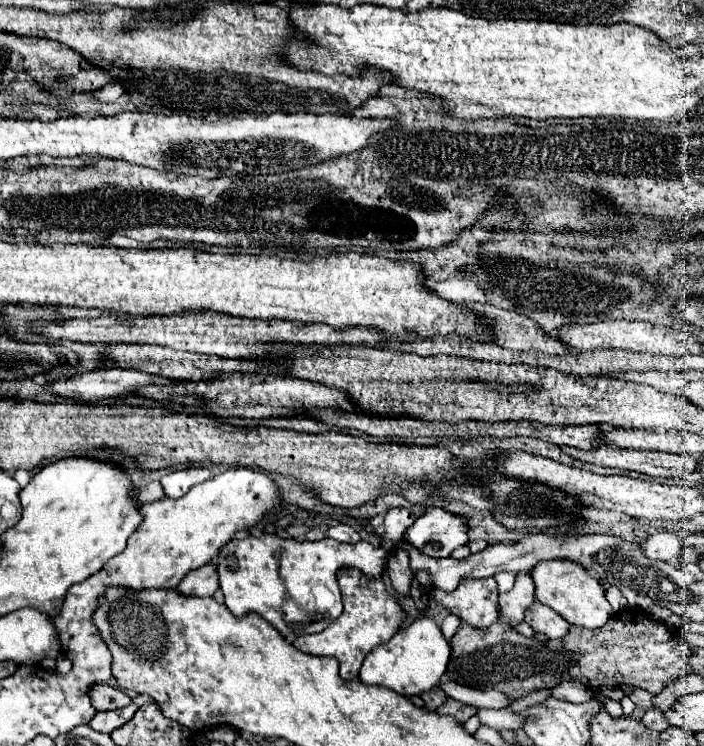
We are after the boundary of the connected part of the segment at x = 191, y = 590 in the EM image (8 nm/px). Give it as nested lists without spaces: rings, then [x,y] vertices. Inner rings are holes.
[[[210,564],[196,568],[194,572],[188,572],[176,588],[176,592],[180,592],[182,596],[196,596],[196,598],[214,596],[216,590],[218,590],[218,574],[216,568]]]

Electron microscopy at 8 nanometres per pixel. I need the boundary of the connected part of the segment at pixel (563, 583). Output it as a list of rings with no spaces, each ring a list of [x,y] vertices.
[[[544,560],[534,566],[532,578],[536,584],[536,598],[556,610],[568,624],[582,628],[602,628],[610,618],[610,604],[604,596],[602,584],[580,564],[570,560]]]

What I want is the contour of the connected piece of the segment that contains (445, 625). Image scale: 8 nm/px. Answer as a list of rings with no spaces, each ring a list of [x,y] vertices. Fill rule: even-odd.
[[[448,614],[448,616],[442,620],[442,626],[440,626],[440,628],[442,628],[442,634],[450,640],[450,638],[456,634],[456,628],[458,628],[458,618]]]

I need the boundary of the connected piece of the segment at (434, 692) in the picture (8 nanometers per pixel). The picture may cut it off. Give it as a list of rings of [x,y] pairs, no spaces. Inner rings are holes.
[[[434,686],[430,692],[424,692],[422,700],[424,700],[424,708],[428,708],[428,710],[436,710],[440,704],[446,702],[446,694],[444,694],[438,686]]]

